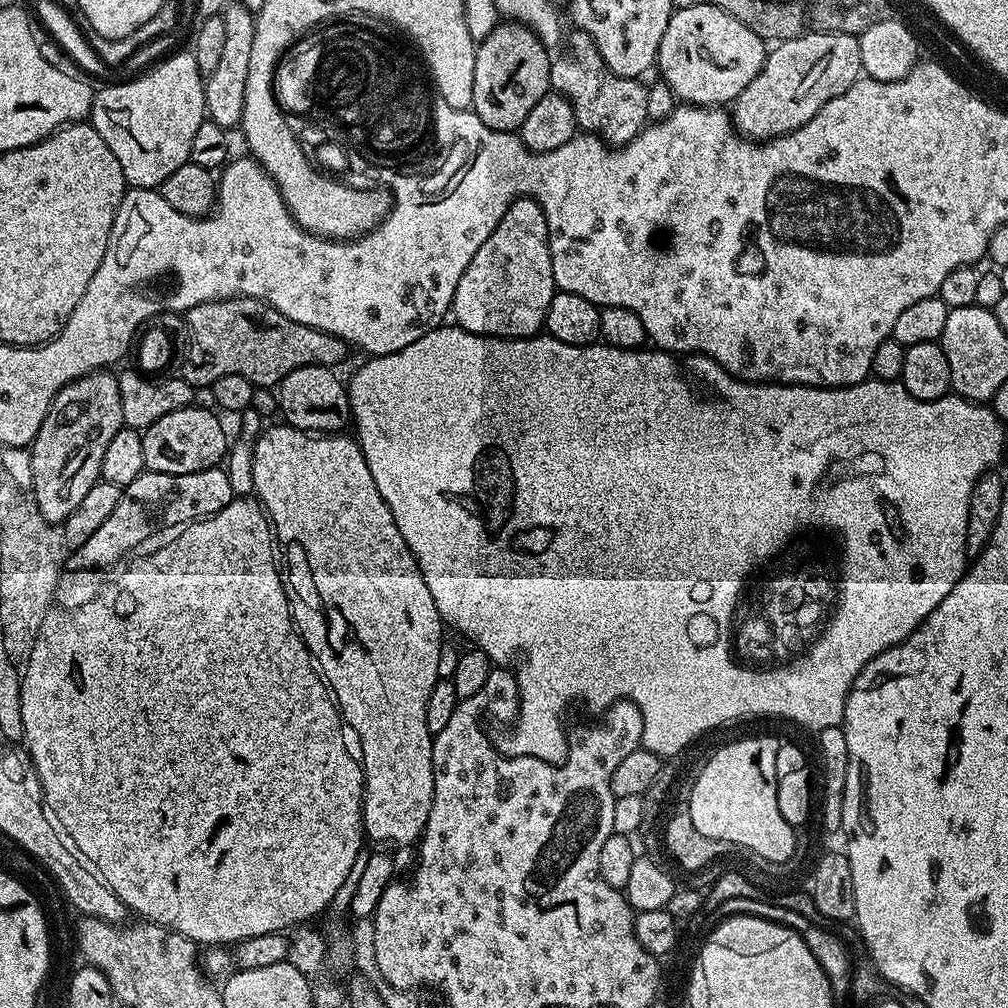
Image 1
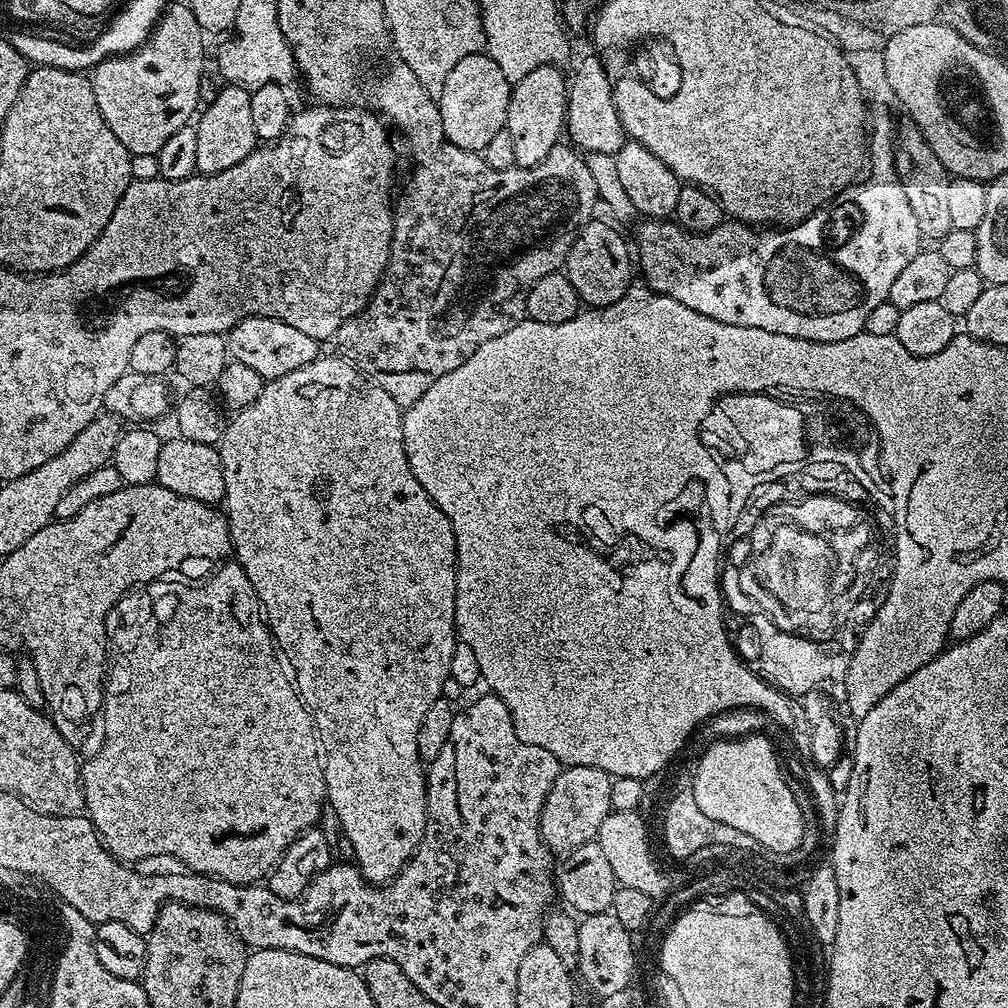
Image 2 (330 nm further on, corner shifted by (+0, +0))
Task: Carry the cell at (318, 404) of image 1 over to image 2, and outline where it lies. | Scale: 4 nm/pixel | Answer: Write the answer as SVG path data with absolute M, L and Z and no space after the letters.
M247 316L226 333L226 339L229 357L252 367L255 372L262 374L266 382L280 380L294 370L302 370L302 366L310 366L310 362L319 360L322 355L321 341L310 338L310 334L302 334L302 330L294 326L286 326L286 322L278 318Z

